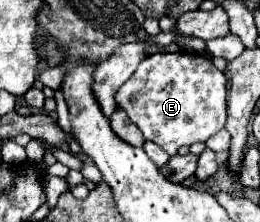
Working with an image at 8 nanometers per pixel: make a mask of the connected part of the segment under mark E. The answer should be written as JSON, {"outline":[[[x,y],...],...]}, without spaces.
{"outline":[[[154,53],[118,89],[116,103],[146,139],[176,155],[182,145],[206,143],[226,123],[226,77],[214,63],[196,53]]]}

